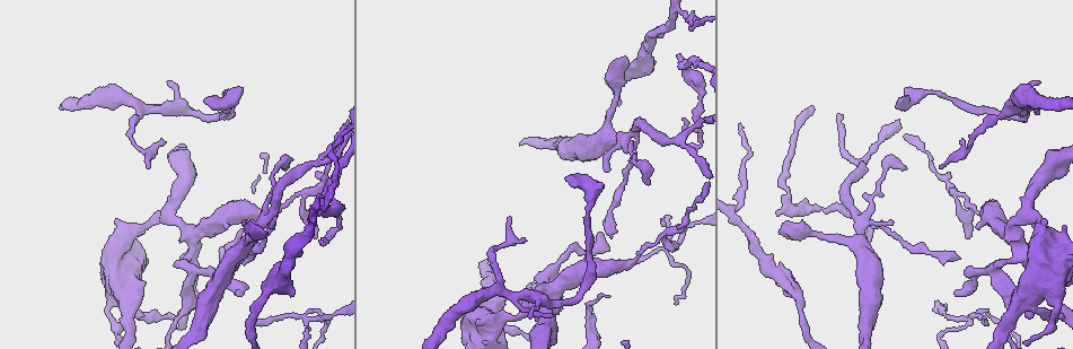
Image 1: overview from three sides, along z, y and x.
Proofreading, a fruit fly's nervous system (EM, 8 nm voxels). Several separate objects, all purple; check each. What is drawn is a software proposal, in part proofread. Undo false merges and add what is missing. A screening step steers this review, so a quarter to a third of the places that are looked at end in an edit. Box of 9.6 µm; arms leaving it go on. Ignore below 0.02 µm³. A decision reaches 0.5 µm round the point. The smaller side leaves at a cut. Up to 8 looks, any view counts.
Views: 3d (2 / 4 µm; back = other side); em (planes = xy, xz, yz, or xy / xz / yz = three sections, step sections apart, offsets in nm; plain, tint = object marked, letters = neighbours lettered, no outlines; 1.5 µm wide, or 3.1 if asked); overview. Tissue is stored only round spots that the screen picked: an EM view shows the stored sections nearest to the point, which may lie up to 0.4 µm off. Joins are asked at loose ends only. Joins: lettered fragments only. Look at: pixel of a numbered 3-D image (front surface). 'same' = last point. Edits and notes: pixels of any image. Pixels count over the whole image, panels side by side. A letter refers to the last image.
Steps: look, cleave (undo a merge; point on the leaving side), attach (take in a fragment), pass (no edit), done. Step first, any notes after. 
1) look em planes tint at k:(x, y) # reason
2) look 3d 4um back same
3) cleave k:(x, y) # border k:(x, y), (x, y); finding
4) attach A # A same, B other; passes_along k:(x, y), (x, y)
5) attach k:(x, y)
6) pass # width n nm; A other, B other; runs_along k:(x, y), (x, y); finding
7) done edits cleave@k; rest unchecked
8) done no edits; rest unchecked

look 3d 4um at 1:(318, 216)

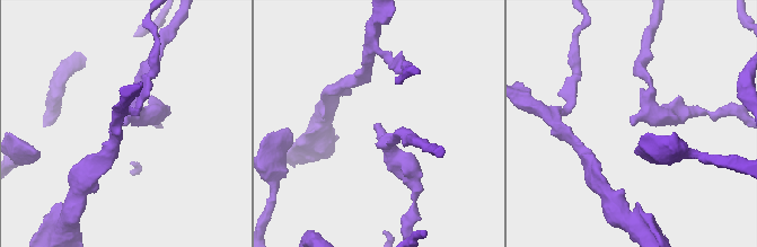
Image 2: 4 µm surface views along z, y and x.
look em planes letters at 2:(374, 125)

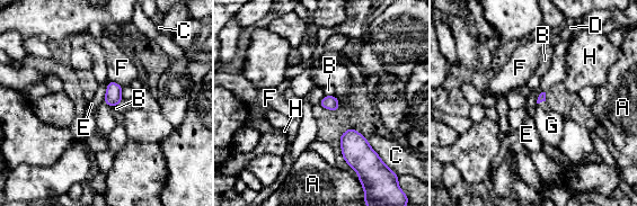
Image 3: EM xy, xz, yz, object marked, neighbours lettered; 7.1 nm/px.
attach 3:(105, 121) # A other, B other, C other, D other, E other, F other, G same, H other; passes_along 3:(113, 97), (107, 104), (105, 121); it goes on there

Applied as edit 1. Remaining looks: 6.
look overview # redraw

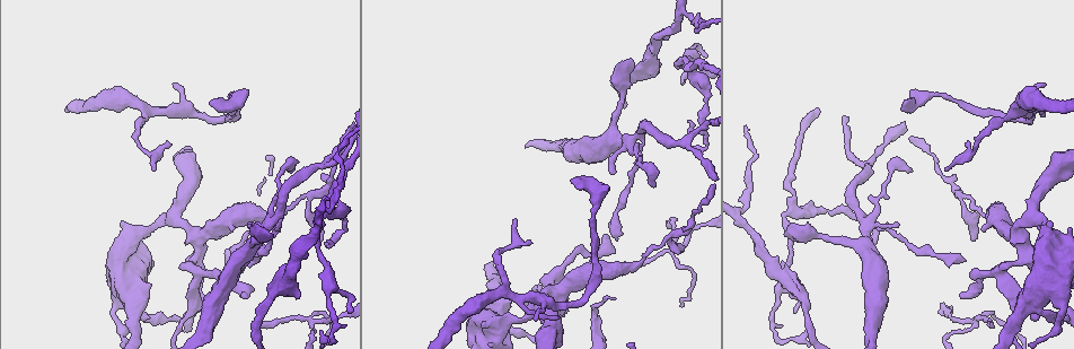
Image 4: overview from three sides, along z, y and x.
look em planes tint at 4:(973, 321) # sharp bend

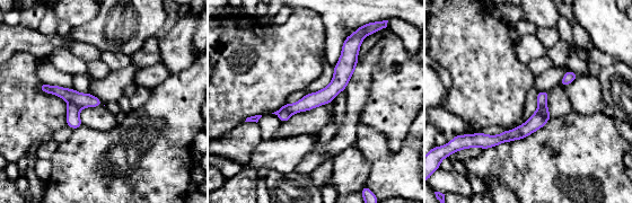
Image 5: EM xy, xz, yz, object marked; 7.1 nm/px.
look em planes letters same # see the neighbours

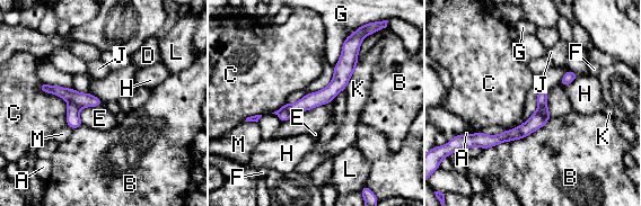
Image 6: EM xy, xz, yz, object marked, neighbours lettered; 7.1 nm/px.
cleave 6:(310, 100) # width 110 nm; A other, B other, C other, D other, E other, F other, G other, H other, J other, K other, L other, M other; two cells meet here

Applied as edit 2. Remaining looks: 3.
done edits attach@3, cleave@6; rest unchecked

